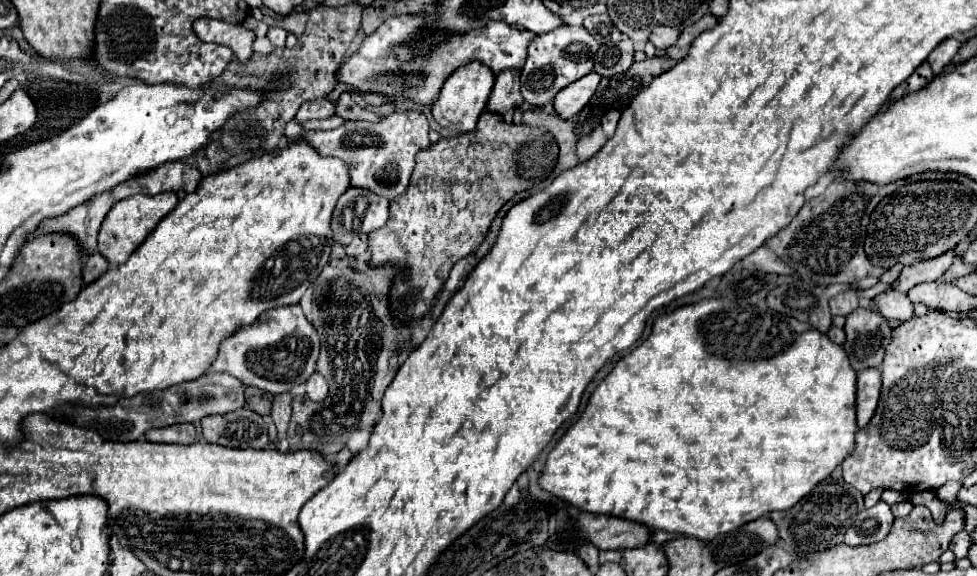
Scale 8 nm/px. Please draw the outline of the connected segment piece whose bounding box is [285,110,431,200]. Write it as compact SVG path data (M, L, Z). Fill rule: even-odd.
M393 110L379 116L377 122L345 122L339 128L325 132L303 132L295 120L287 122L285 136L291 142L301 134L305 142L313 144L319 150L319 154L337 156L349 164L351 186L371 190L389 200L407 190L409 178L415 170L415 154L431 144L429 122L421 110Z

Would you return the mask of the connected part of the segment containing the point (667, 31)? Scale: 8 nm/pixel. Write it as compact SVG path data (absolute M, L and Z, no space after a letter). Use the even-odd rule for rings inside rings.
M657 26L651 36L649 42L653 42L653 46L657 48L657 52L665 52L667 48L671 48L679 38L679 30L677 28L667 28L667 26Z

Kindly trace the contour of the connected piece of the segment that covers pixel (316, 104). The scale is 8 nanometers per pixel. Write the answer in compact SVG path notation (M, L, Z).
M317 98L317 100L305 102L299 108L295 120L305 122L305 120L311 120L311 118L329 118L329 116L333 116L333 110L335 110L335 106L327 98Z

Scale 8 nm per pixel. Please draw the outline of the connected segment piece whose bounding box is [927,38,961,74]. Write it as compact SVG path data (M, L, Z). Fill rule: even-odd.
M957 38L943 40L927 58L927 62L931 64L931 70L935 70L935 74L939 74L955 58L959 48L961 48L961 42Z

